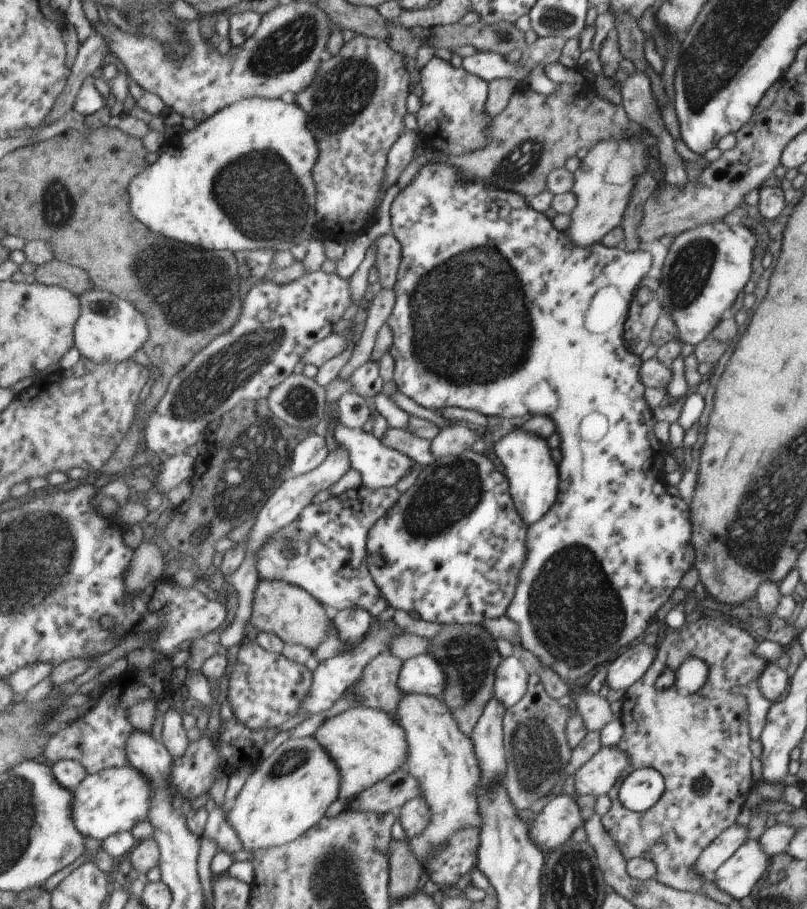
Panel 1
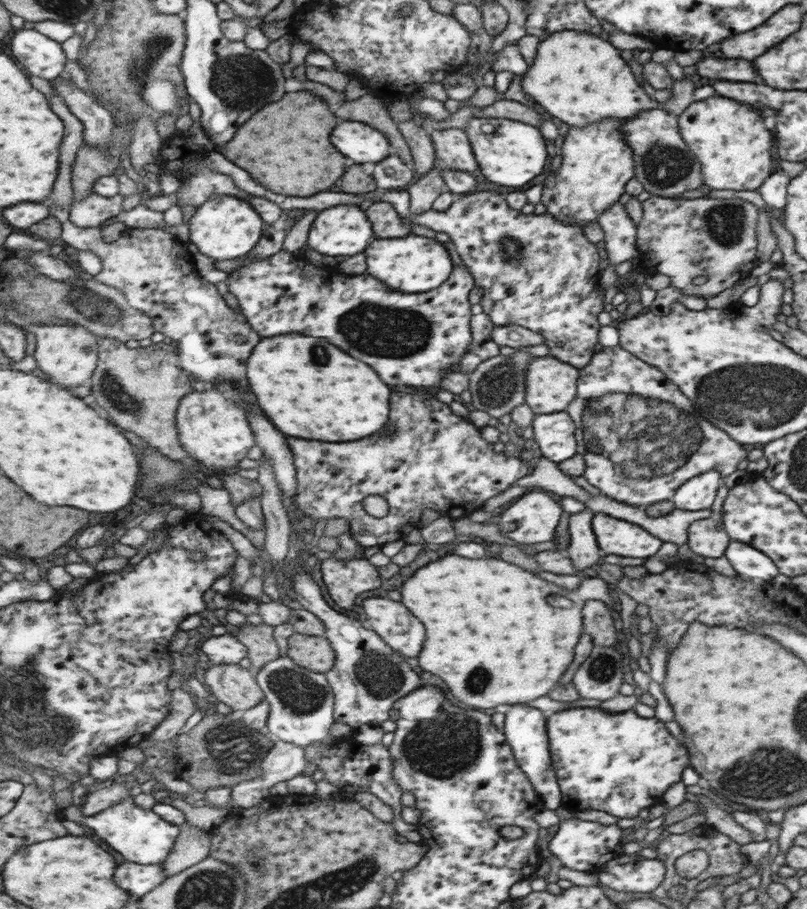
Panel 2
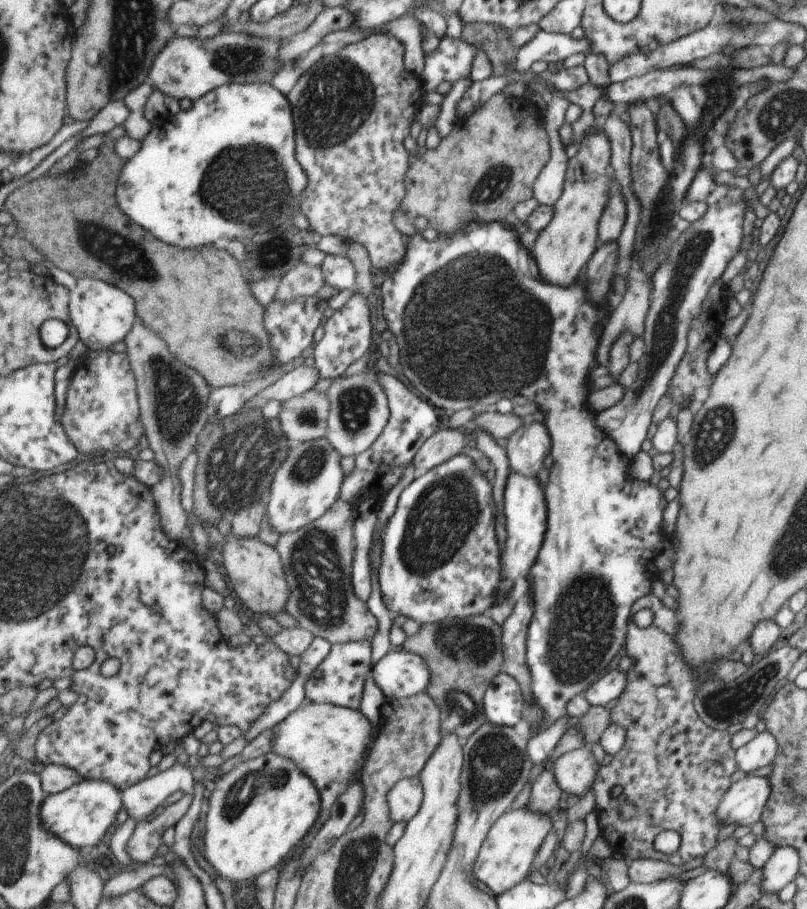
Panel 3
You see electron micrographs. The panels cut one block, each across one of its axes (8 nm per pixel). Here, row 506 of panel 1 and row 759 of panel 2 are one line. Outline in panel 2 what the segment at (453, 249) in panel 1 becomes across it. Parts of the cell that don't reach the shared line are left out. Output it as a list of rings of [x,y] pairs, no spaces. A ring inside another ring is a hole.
[[[599,707],[595,708],[571,708],[571,710],[561,710],[549,716],[549,742],[553,742],[553,766],[557,766],[557,784],[561,786],[560,791],[563,794],[563,800],[560,807],[570,812],[579,812],[580,810],[598,810],[612,814],[617,818],[635,818],[639,810],[649,808],[653,804],[659,803],[659,796],[675,782],[681,780],[681,772],[687,766],[687,752],[685,748],[665,730],[665,725],[654,716],[651,718],[641,718],[635,714],[633,709],[625,712],[605,712]]]

